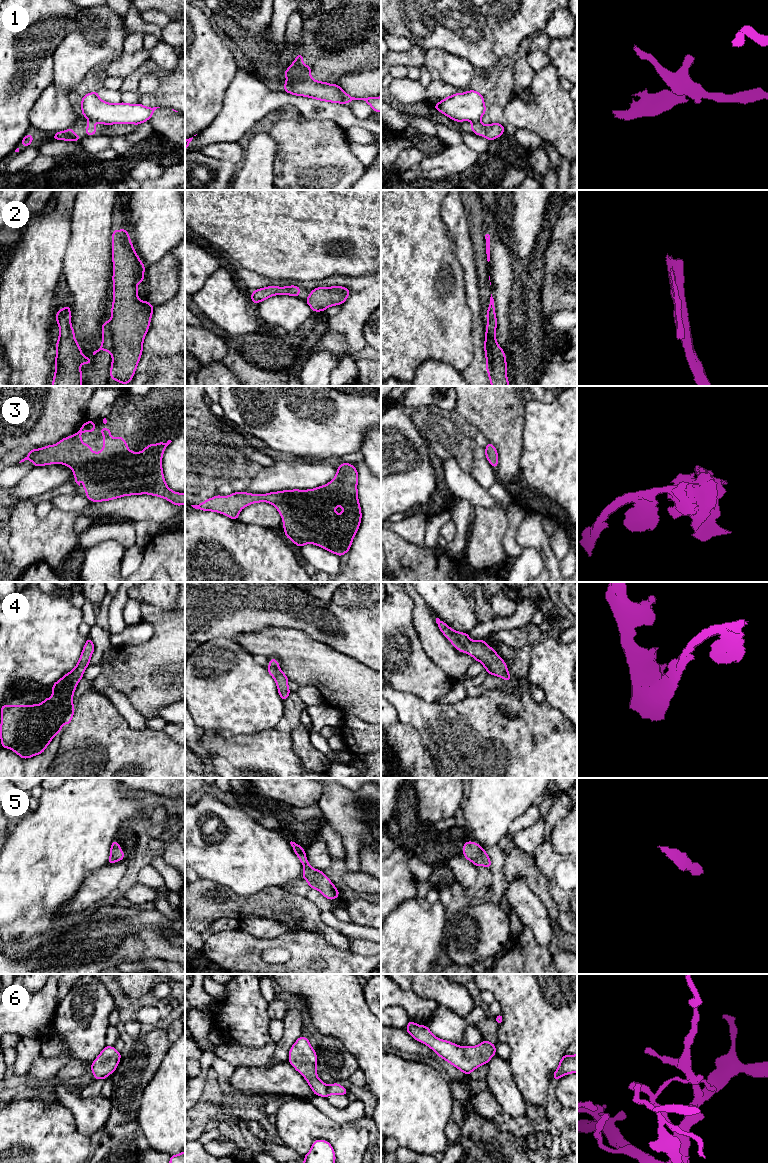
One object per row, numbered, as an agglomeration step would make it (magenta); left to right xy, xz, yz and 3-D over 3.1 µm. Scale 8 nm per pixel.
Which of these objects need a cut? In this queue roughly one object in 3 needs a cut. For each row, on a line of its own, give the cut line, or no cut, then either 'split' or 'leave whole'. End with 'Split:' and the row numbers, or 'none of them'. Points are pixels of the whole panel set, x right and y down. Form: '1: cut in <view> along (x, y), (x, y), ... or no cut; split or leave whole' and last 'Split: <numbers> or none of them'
1: cut in xy along (89, 120), (94, 122); split
2: cut in xy along (110, 319), (111, 355); split
3: no cut; leave whole
4: no cut; leave whole
5: no cut; leave whole
6: no cut; leave whole
Split: 1, 2

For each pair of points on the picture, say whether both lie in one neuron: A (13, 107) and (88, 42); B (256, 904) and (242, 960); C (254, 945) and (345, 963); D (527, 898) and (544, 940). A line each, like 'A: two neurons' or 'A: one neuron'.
A: two neurons
B: two neurons
C: one neuron
D: one neuron

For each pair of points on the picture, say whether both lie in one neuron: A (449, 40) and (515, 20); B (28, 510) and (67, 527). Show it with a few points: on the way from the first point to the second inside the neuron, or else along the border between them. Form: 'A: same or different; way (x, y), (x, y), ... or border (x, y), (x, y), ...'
A: different; border (480, 10), (494, 37), (494, 50)
B: same; way (36, 520), (43, 527), (57, 527)

